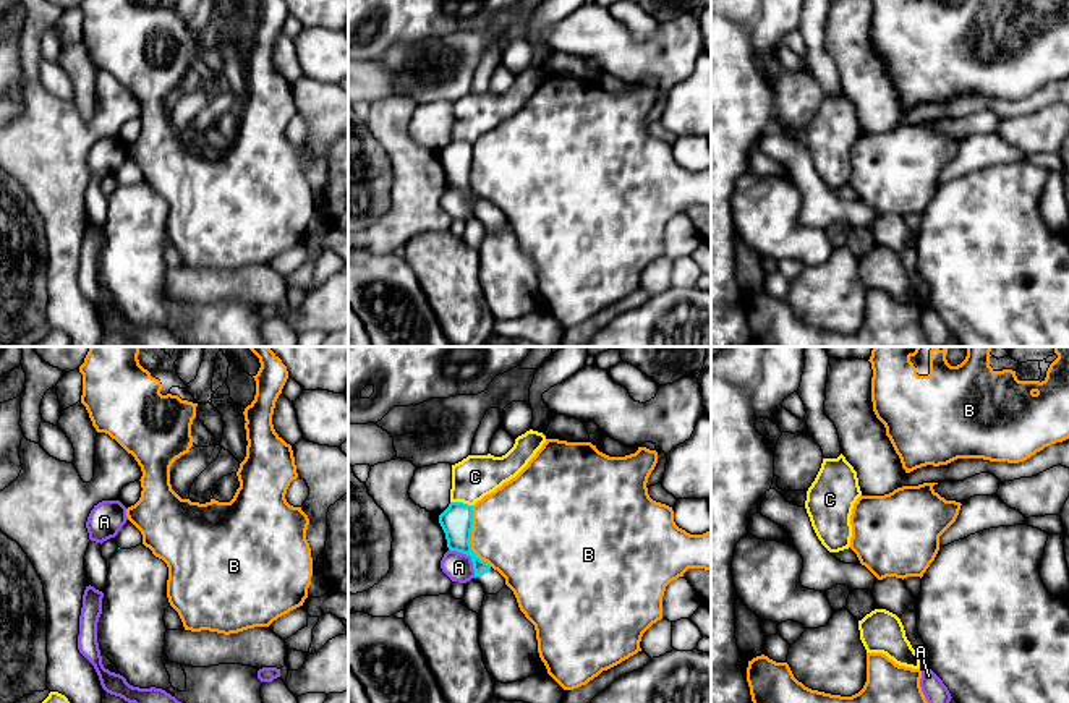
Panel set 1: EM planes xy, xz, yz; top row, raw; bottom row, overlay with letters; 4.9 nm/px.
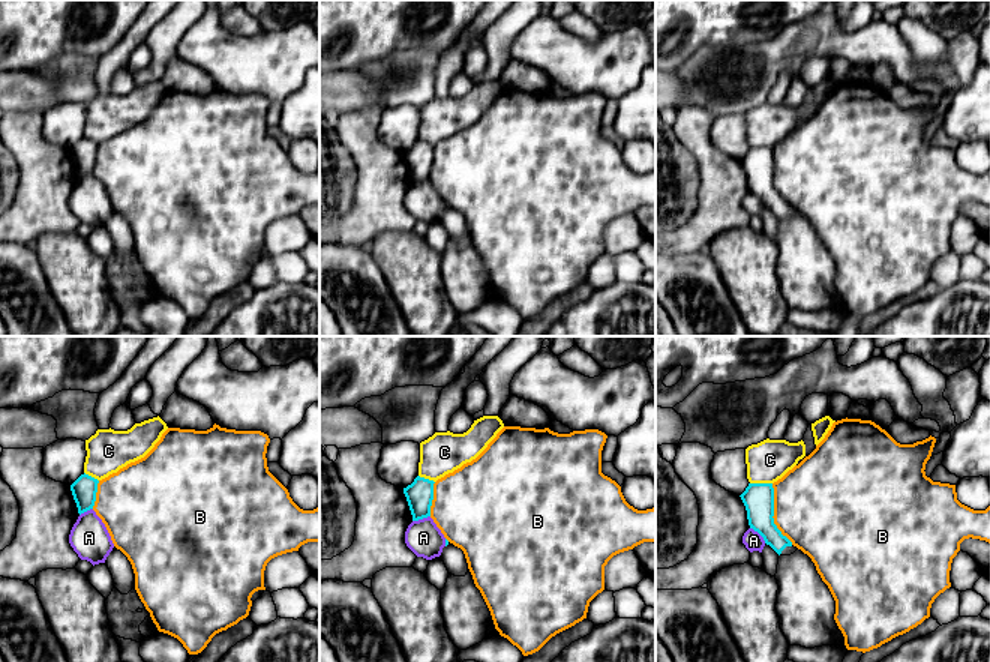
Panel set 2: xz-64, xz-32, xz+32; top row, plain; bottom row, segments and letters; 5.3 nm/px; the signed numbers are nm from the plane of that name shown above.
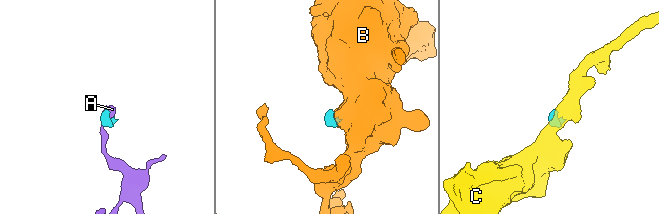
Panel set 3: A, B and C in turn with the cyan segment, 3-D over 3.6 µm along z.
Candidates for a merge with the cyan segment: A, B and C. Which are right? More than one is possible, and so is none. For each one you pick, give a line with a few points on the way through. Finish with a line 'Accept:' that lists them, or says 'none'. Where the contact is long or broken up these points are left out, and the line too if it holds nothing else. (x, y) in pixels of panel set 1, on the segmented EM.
Accept: none

